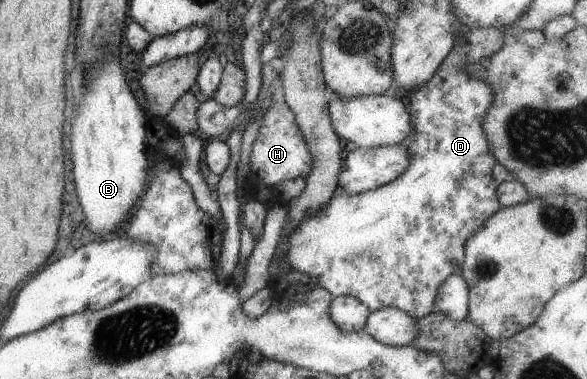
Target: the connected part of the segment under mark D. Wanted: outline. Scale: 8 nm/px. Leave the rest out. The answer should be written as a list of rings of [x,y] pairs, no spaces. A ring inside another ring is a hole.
[[[462,28],[454,48],[444,58],[436,73],[422,88],[410,94],[413,136],[406,143],[410,164],[396,180],[379,189],[359,195],[336,188],[332,200],[320,212],[308,216],[288,238],[286,260],[294,270],[318,280],[319,287],[331,296],[350,296],[360,300],[369,310],[398,308],[418,320],[435,311],[436,294],[444,280],[461,272],[468,238],[484,222],[501,210],[496,180],[492,175],[496,160],[490,152],[482,118],[494,102],[492,84],[472,78],[464,68],[499,52],[507,39],[502,29]]]

